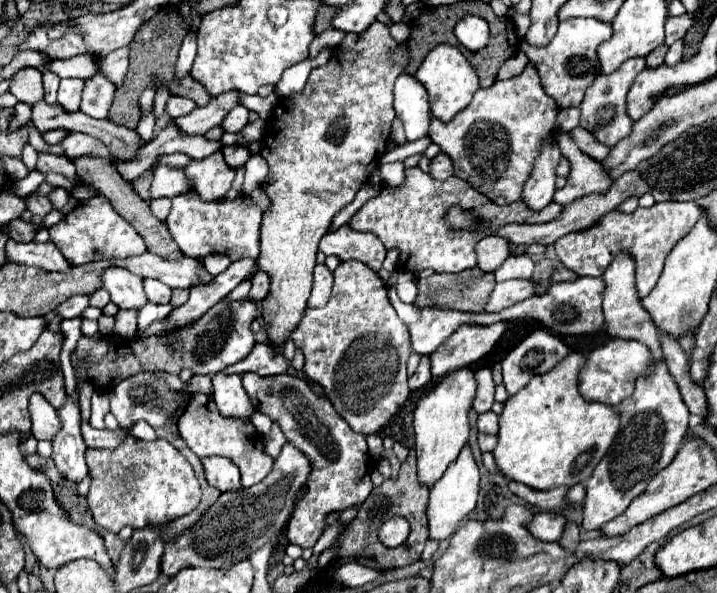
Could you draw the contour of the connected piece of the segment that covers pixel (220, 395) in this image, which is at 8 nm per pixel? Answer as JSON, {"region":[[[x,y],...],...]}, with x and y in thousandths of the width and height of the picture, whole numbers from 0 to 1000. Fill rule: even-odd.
{"region":[[[301,627],[296,634],[296,671],[304,685],[304,691],[312,702],[324,705],[338,705],[346,708],[354,695],[354,685],[346,675],[343,658],[338,654],[338,637],[335,634],[315,634],[315,627]]]}

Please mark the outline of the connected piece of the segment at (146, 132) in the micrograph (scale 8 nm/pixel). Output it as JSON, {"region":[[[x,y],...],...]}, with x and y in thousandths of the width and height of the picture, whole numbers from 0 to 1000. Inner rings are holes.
{"region":[[[209,182],[209,189],[201,189],[192,212],[190,212],[190,223],[195,226],[198,239],[209,239],[212,236],[212,223],[215,223],[215,206],[218,206],[218,196],[215,196],[215,182]]]}

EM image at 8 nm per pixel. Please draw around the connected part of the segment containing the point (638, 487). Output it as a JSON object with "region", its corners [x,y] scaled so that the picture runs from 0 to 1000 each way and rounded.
{"region":[[[923,610],[909,631],[887,641],[881,671],[870,675],[859,691],[865,698],[865,728],[817,813],[815,894],[834,894],[842,880],[865,870],[879,847],[904,823],[909,803],[940,776],[960,725],[962,695],[957,695],[948,658]]]}

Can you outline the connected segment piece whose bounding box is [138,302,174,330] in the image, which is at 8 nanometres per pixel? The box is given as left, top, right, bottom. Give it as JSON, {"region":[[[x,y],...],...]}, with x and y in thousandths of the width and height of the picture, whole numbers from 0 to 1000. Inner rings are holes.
{"region":[[[206,509],[204,516],[195,519],[195,530],[192,530],[192,556],[204,556],[212,543],[232,536],[240,523],[243,523],[243,516],[237,516],[237,513],[223,516],[223,513],[209,513]]]}

